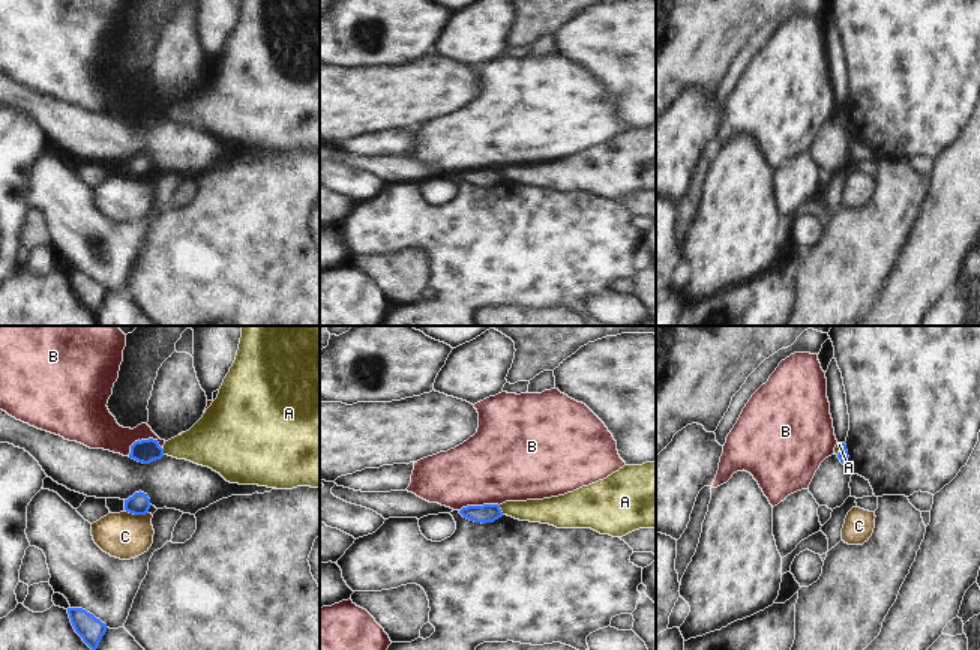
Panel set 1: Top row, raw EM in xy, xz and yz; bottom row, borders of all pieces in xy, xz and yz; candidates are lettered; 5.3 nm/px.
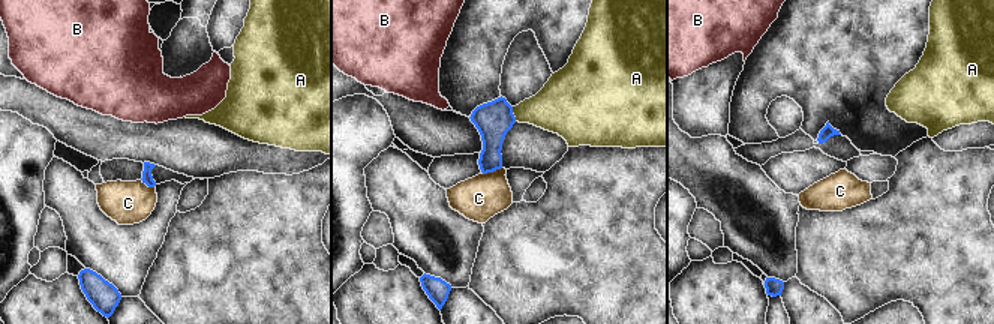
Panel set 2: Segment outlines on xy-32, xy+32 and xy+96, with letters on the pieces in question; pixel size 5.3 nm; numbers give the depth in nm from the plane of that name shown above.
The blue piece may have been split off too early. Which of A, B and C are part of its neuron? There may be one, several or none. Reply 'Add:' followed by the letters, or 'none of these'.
Add: none of these

